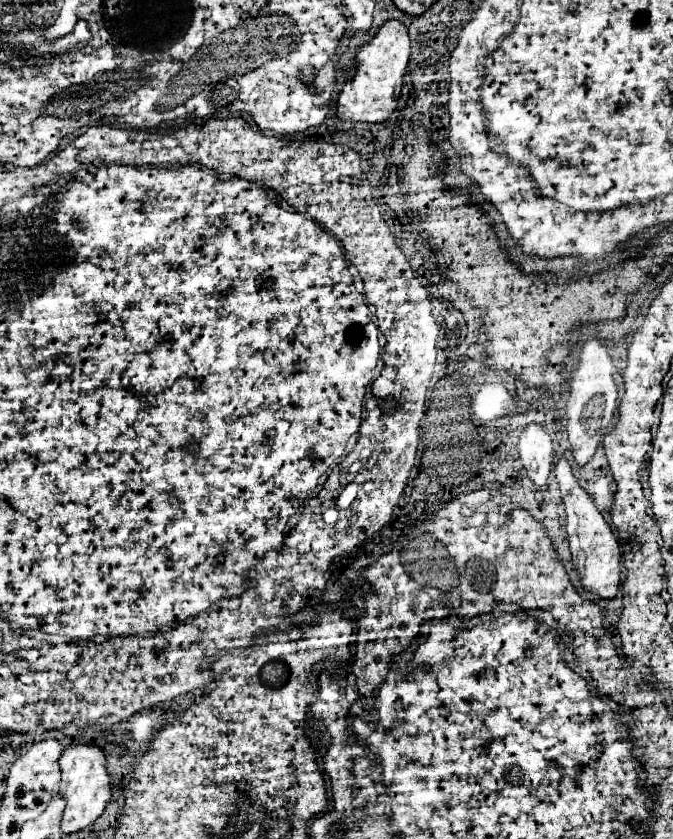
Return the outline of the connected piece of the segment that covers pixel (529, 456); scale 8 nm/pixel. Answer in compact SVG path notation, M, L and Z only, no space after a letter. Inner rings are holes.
M532 422L522 430L520 442L518 442L518 452L520 452L520 460L522 460L528 476L540 488L546 486L548 474L556 478L555 472L550 473L552 462L554 462L552 440L550 440L550 434L542 428L542 424Z

